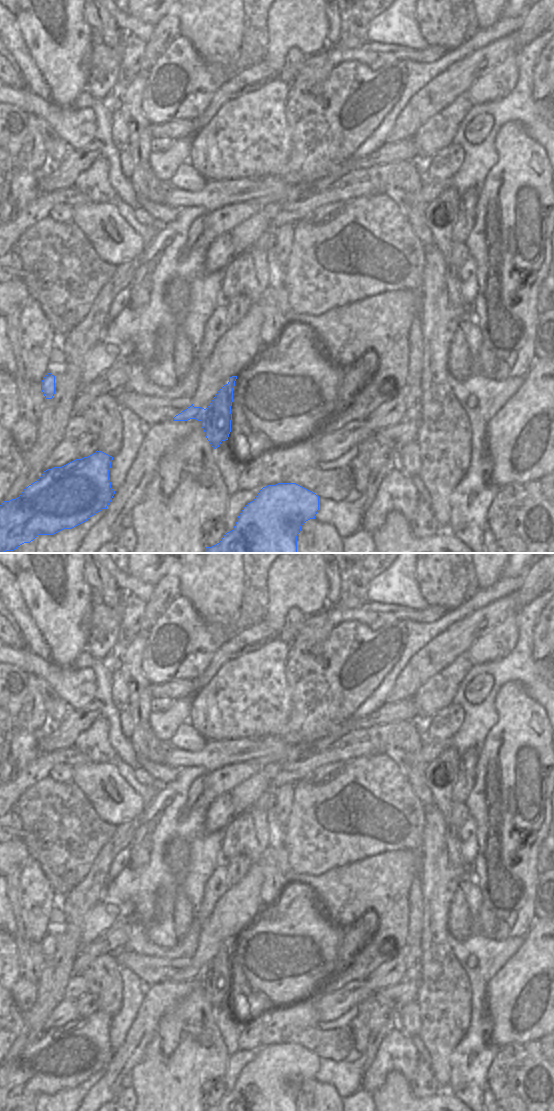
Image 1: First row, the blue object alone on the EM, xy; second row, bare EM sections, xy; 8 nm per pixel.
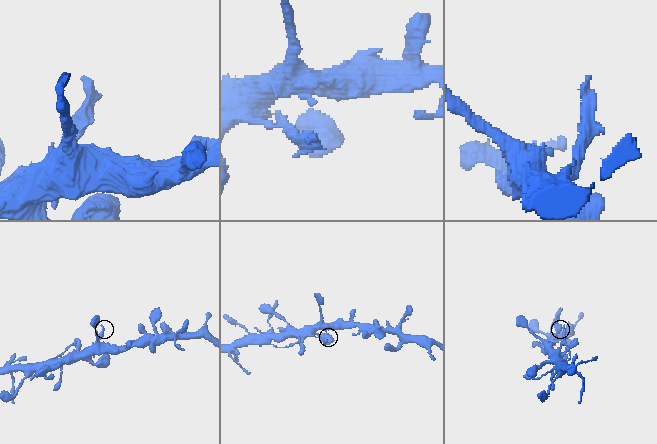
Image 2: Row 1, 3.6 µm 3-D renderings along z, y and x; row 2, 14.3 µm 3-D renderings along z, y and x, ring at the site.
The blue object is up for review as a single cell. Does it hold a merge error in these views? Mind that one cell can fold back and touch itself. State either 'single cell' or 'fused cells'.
fused cells

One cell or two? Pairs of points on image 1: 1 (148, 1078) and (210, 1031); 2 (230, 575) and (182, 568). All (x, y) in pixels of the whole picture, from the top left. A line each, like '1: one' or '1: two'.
1: one
2: one

